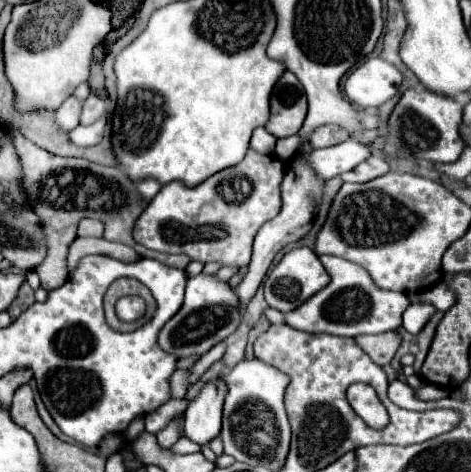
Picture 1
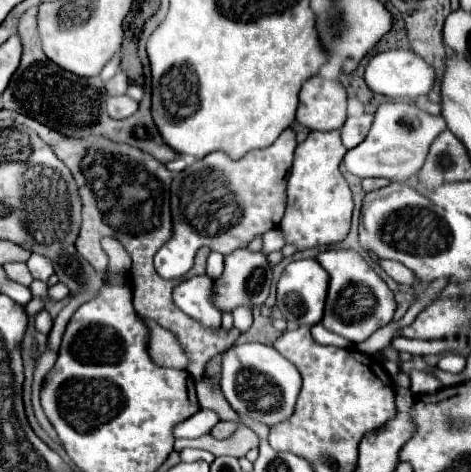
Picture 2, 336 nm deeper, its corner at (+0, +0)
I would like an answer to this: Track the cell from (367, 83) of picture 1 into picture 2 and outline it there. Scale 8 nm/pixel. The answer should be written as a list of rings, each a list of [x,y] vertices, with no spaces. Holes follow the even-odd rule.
[[[391,49],[377,53],[371,57],[371,61],[365,67],[365,83],[373,93],[391,97],[391,99],[413,99],[417,95],[427,95],[429,89],[433,87],[435,71],[413,51],[403,51],[403,49]]]

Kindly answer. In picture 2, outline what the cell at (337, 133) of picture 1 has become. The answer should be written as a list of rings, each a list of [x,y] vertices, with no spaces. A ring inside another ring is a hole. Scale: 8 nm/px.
[[[367,113],[361,115],[361,117],[347,117],[343,127],[339,129],[343,145],[347,149],[359,145],[367,137],[367,133],[371,129],[371,123],[373,123],[373,115],[367,115]]]

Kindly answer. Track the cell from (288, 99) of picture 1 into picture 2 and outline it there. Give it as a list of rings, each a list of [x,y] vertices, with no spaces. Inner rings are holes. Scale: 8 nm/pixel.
[[[319,75],[307,79],[299,93],[297,123],[309,131],[333,131],[345,123],[347,93],[341,83],[321,79]]]

